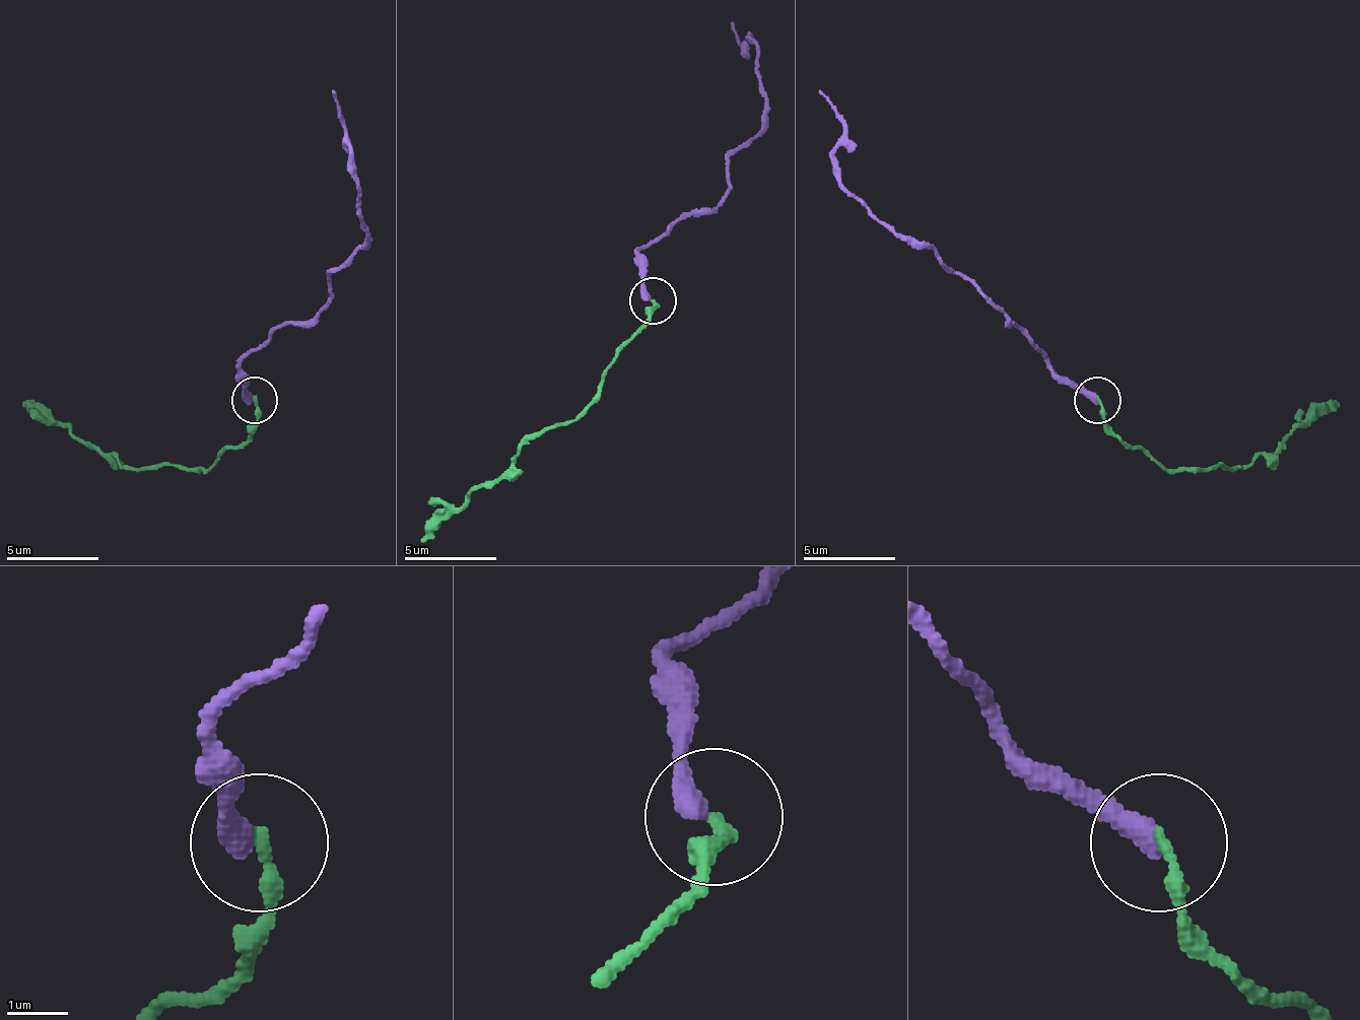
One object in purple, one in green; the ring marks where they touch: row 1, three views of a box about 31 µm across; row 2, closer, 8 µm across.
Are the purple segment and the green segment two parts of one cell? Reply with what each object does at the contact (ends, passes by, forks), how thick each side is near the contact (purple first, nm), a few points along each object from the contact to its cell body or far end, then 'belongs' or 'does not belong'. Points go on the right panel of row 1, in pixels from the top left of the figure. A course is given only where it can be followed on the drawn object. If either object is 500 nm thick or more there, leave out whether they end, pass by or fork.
purple ends | green ends | 380/220 nm | purple via (1096, 399), (1073, 390), (995, 306), (925, 246), (906, 246), (841, 181), (841, 116), (818, 88) | green via (1096, 399), (1114, 431), (1166, 468), (1217, 464), (1240, 468), (1272, 454), (1337, 403) | belongs

